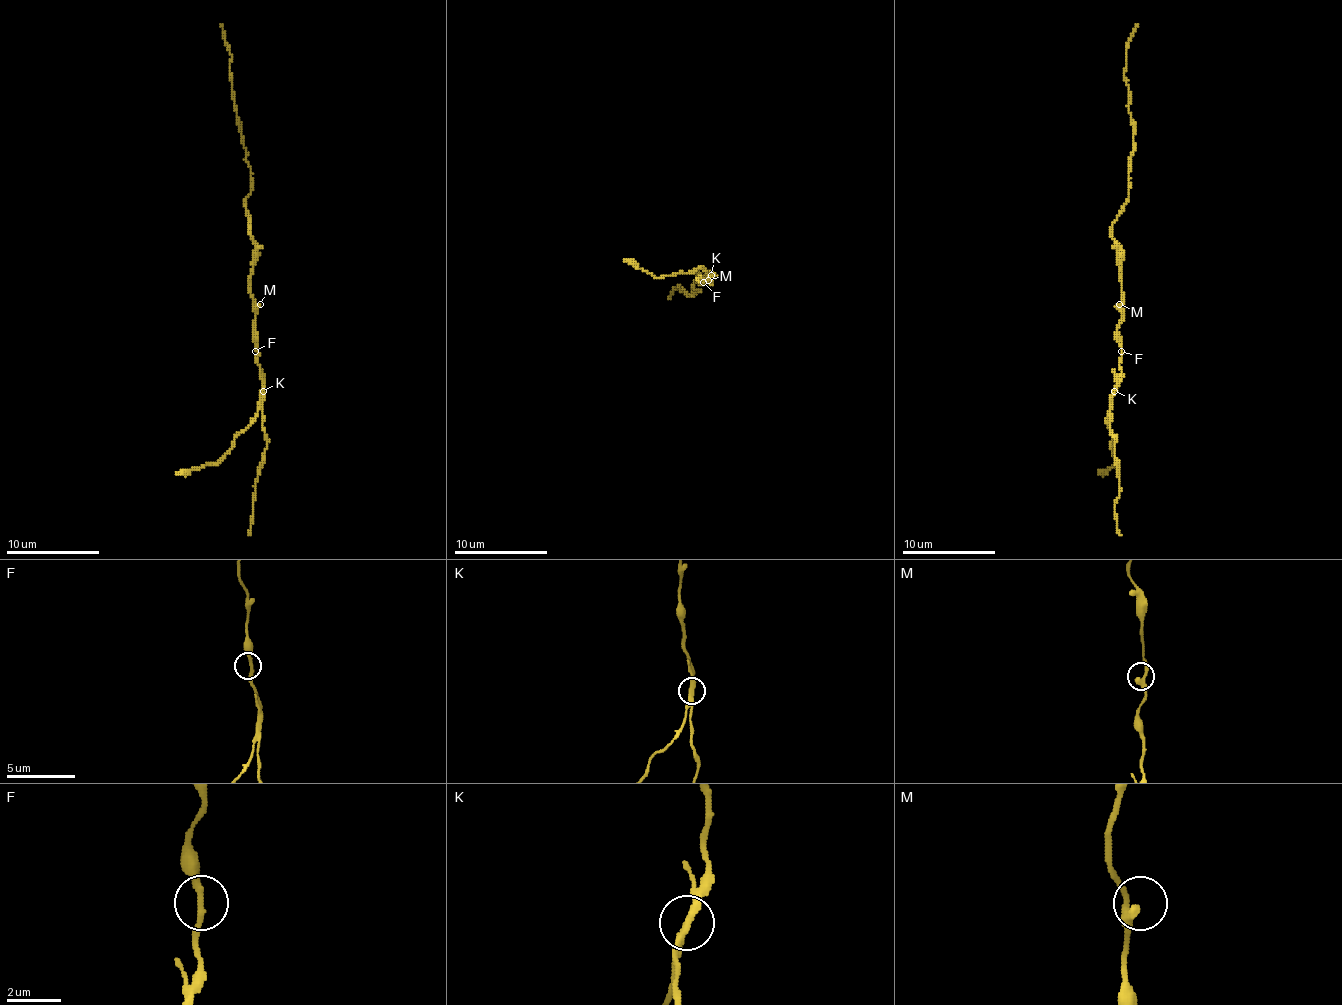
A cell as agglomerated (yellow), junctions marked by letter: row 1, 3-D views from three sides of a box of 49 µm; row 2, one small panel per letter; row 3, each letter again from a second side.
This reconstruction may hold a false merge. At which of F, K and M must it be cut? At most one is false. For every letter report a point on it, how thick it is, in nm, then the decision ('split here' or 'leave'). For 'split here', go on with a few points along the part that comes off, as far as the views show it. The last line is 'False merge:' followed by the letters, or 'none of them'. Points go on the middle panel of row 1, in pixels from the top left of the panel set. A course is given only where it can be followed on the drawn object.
F: place (703, 282); calibre 240 nm; leave
K: place (711, 275); calibre 280 nm; split here; course (710, 275), (703, 268), (654, 278), (624, 259)
M: place (708, 280); calibre 300 nm; leave
False merge: K

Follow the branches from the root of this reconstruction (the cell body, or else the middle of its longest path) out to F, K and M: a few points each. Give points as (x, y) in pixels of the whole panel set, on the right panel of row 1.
F: (1121, 276), (1121, 323), (1117, 330), (1117, 341), (1121, 351)
K: (1121, 276), (1121, 323), (1117, 330), (1117, 341), (1121, 348), (1121, 381), (1114, 390)
M: (1121, 276), (1119, 304)

